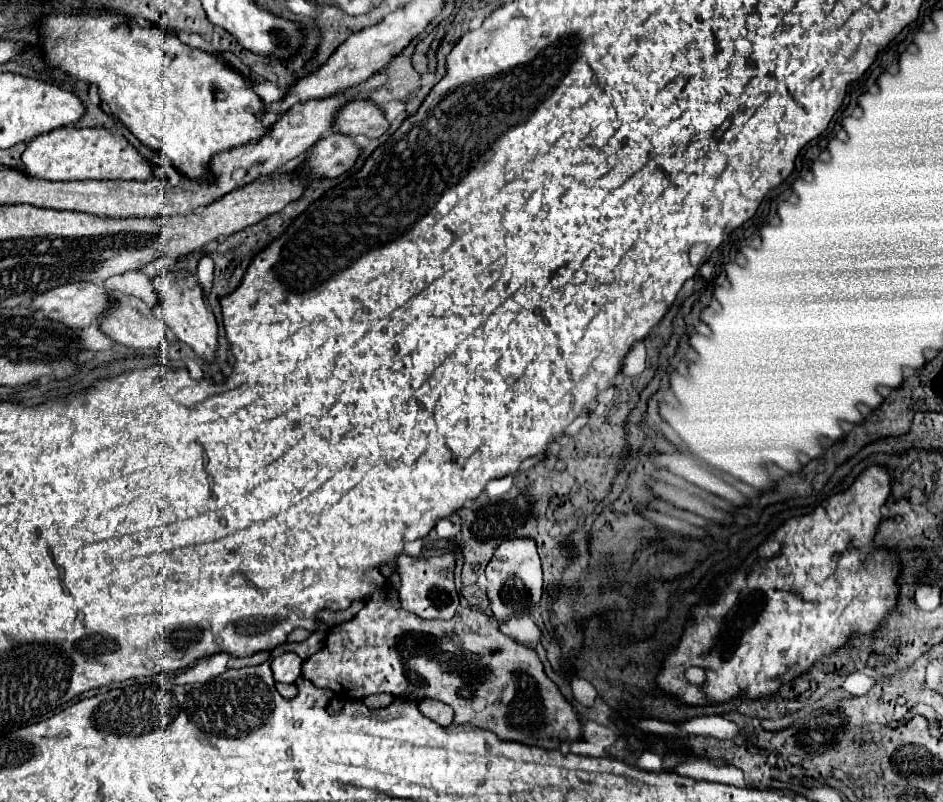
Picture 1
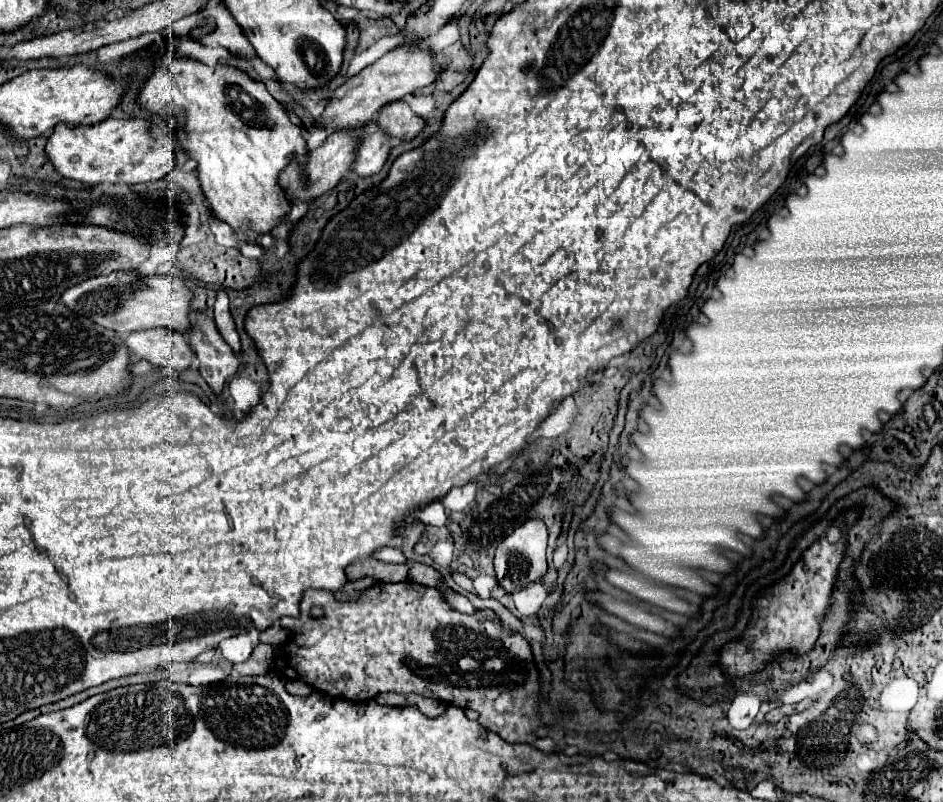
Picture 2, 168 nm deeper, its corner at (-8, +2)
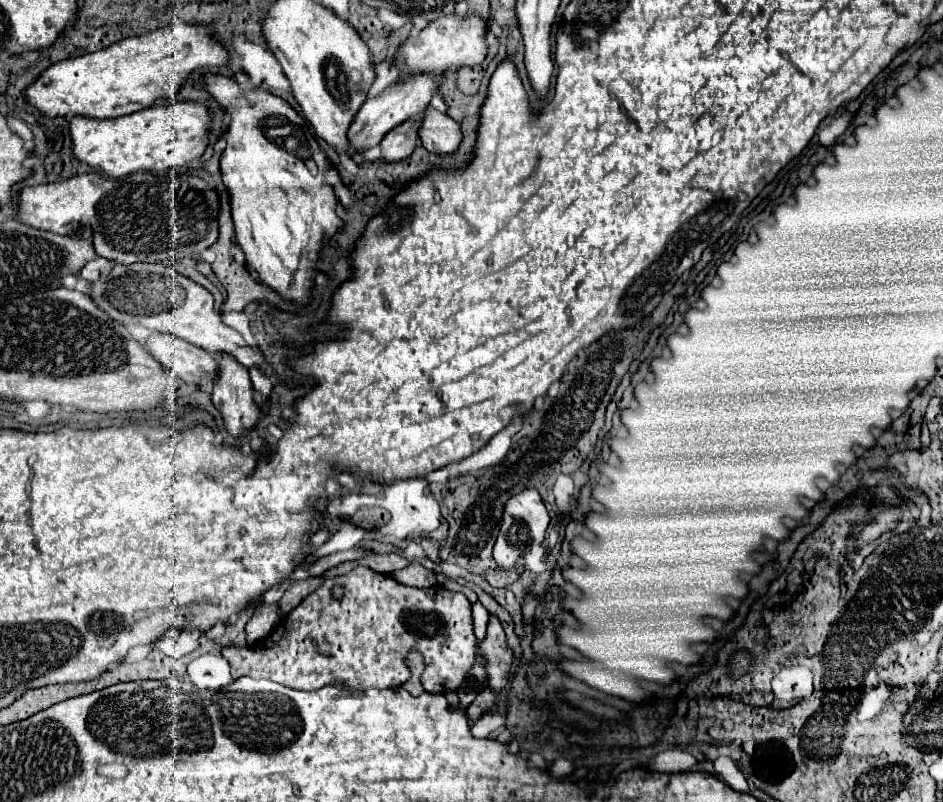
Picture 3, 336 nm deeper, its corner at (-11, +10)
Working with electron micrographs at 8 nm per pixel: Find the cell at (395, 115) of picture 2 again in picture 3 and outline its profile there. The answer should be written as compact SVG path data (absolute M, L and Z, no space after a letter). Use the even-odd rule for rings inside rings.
M428 108L420 128L420 140L428 152L444 156L454 154L462 142L460 124L448 114L440 114L438 110Z

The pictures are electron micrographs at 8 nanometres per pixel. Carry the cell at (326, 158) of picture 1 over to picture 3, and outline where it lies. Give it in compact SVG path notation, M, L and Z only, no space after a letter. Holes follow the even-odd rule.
M408 118L406 122L402 122L400 126L396 126L394 130L390 130L386 134L386 138L380 142L382 148L382 158L388 162L394 160L404 160L412 154L412 150L416 148L416 140L418 140L418 126L420 126L420 118Z

